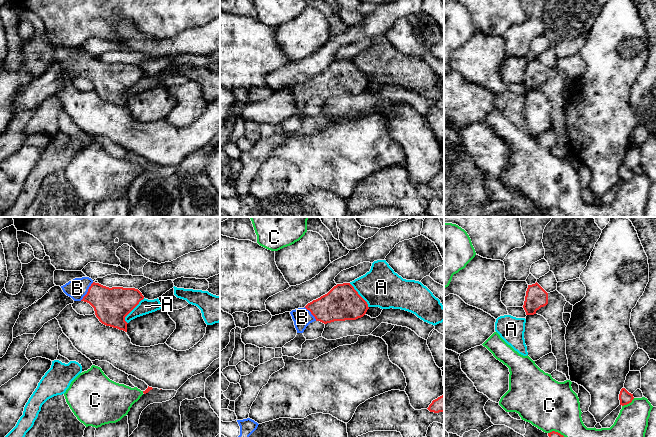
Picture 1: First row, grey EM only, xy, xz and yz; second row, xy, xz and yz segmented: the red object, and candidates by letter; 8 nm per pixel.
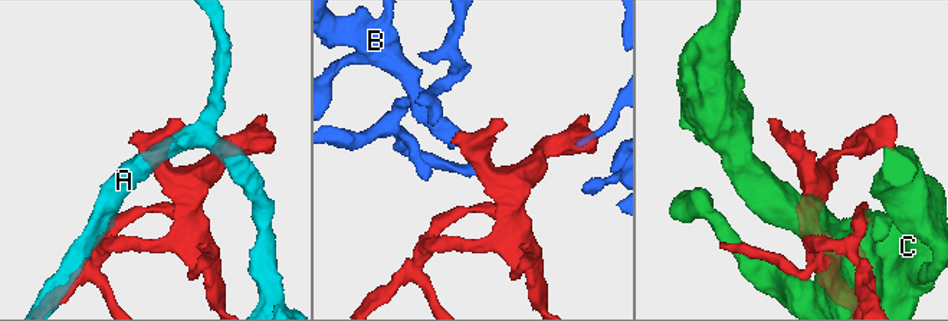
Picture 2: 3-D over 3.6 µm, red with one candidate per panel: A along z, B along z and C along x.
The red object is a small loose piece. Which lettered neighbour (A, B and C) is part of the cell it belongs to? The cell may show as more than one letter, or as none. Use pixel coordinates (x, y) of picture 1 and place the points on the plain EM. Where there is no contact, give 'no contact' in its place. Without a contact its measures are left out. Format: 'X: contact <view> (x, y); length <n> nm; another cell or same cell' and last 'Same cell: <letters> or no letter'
A: contact xy (132, 85); length 240 nm; another cell
B: contact xy (88, 67); length 190 nm; same cell
C: contact yz (628, 179); length 120 nm; another cell
Same cell: B

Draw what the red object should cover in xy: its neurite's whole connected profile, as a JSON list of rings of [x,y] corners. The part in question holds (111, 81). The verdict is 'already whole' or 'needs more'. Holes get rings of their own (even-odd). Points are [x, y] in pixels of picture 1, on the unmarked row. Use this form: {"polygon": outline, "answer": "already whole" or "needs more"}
{"polygon": [[[89,53],[75,54],[61,64],[74,77],[89,79],[102,100],[125,108],[128,100],[125,93],[144,75],[138,65],[109,64]]], "answer": "needs more"}

